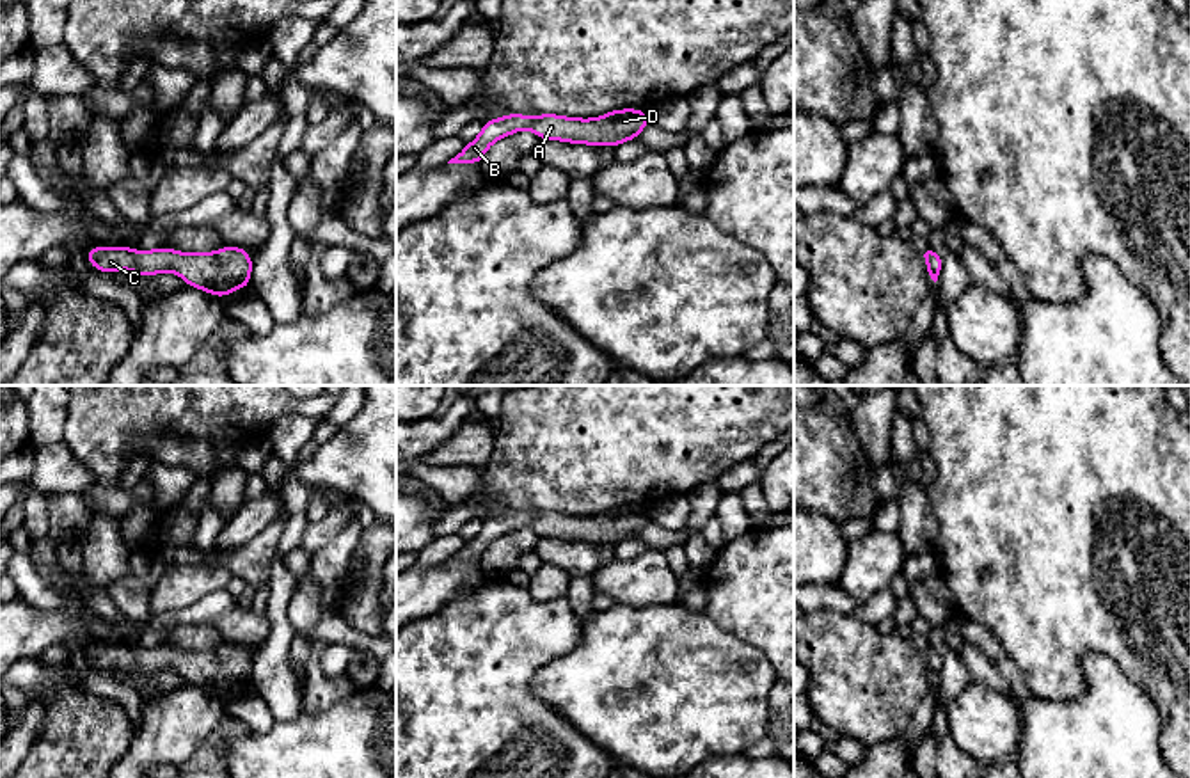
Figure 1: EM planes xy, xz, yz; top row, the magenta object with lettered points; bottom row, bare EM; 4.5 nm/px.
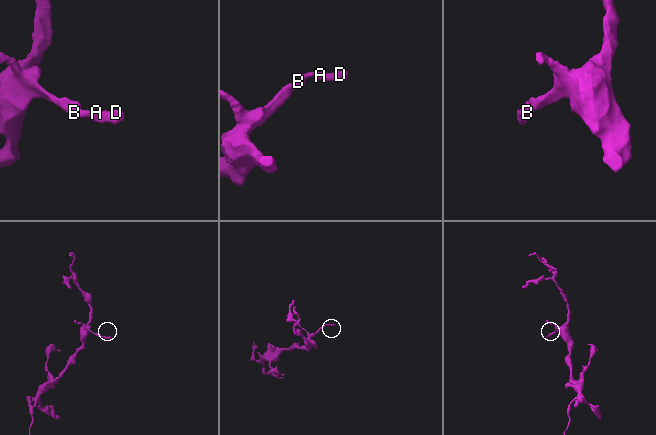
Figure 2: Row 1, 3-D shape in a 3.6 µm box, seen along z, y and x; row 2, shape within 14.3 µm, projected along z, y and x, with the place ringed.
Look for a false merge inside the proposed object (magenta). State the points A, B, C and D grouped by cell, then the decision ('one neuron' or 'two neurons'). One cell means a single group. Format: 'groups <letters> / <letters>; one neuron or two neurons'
groups A B C D; one neuron

